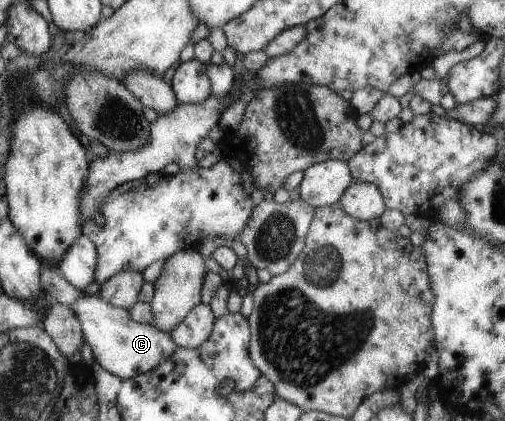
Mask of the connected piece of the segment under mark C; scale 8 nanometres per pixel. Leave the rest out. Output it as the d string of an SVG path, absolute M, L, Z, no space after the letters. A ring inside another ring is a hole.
M82 293L71 308L83 323L85 341L92 346L100 365L123 380L156 369L179 348L170 332L162 331L152 324L134 321L130 310L110 305L98 294L90 296Z

